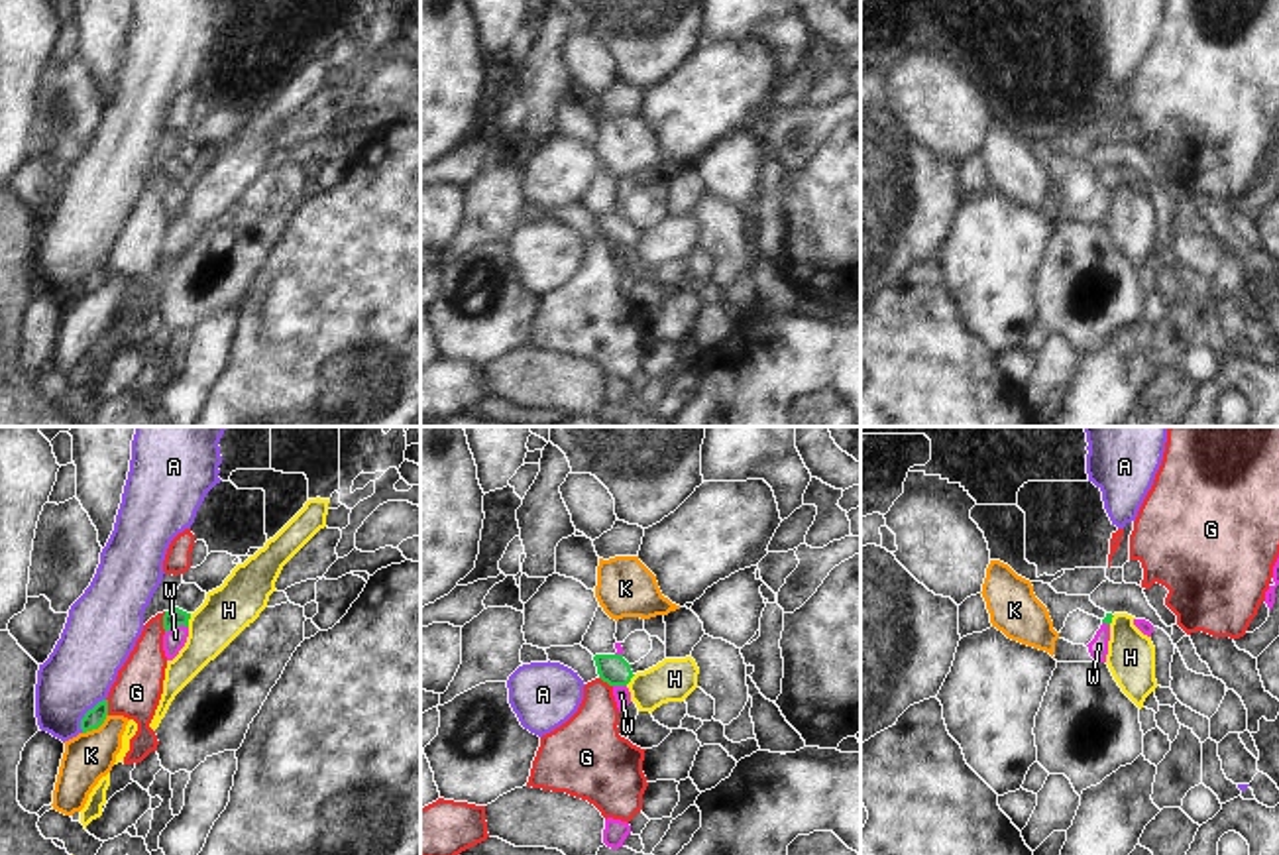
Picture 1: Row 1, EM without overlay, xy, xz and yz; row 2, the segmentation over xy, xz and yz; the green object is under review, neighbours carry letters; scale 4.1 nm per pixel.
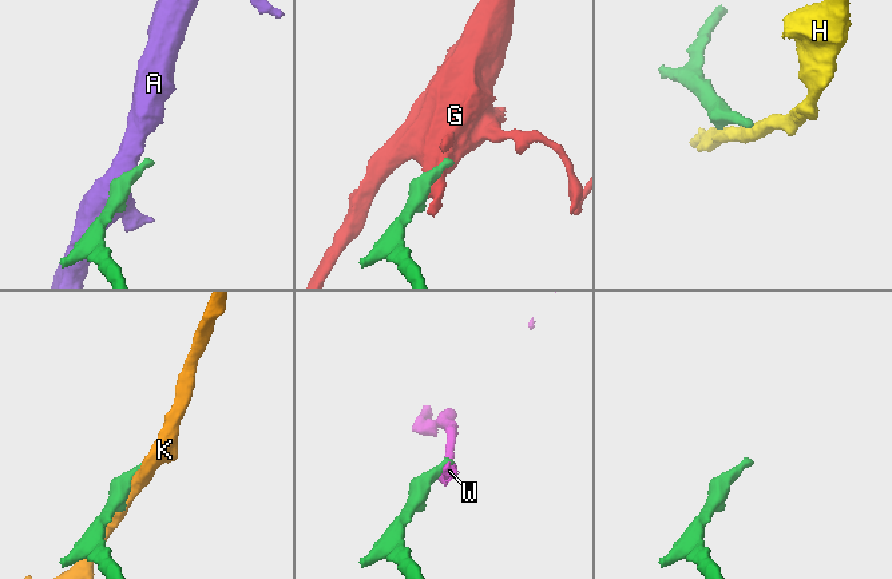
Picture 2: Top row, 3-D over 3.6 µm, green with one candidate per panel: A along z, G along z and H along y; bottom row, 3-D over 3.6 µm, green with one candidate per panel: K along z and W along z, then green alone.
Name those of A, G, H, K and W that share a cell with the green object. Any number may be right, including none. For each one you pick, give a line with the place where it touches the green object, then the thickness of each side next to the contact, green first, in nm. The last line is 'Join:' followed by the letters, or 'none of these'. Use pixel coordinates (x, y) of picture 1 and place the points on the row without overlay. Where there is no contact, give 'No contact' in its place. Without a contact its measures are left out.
Join: none of these

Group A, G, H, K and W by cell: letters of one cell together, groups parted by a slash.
A / G / H / K / W

